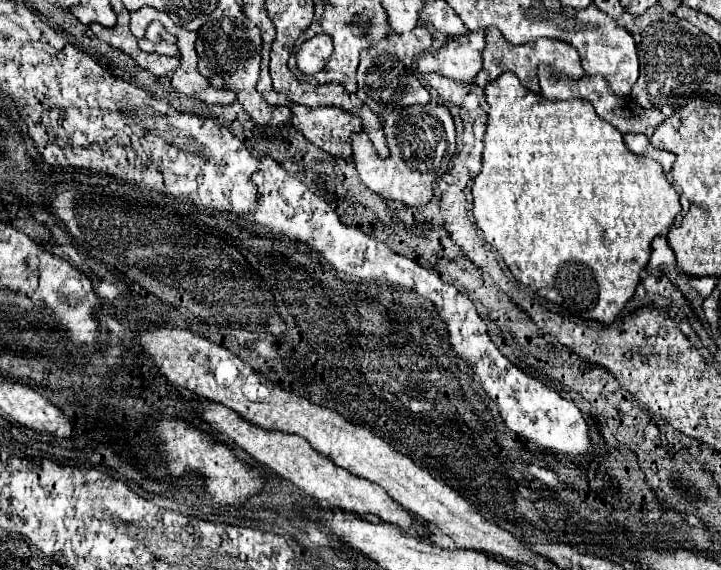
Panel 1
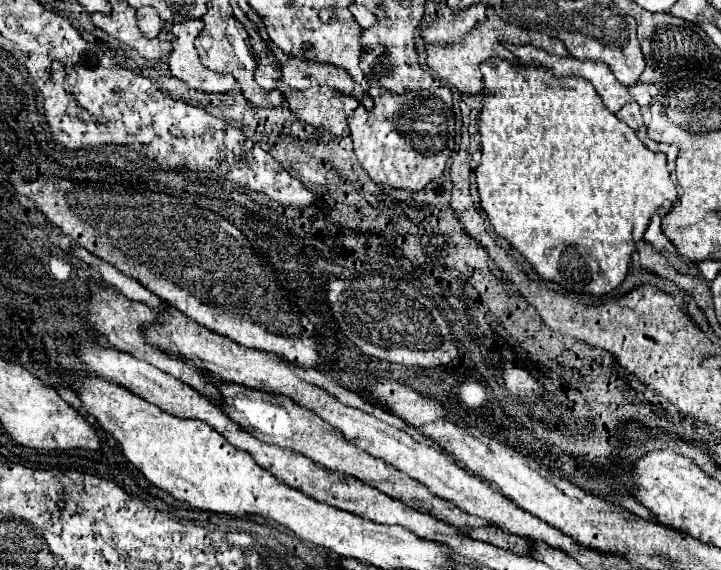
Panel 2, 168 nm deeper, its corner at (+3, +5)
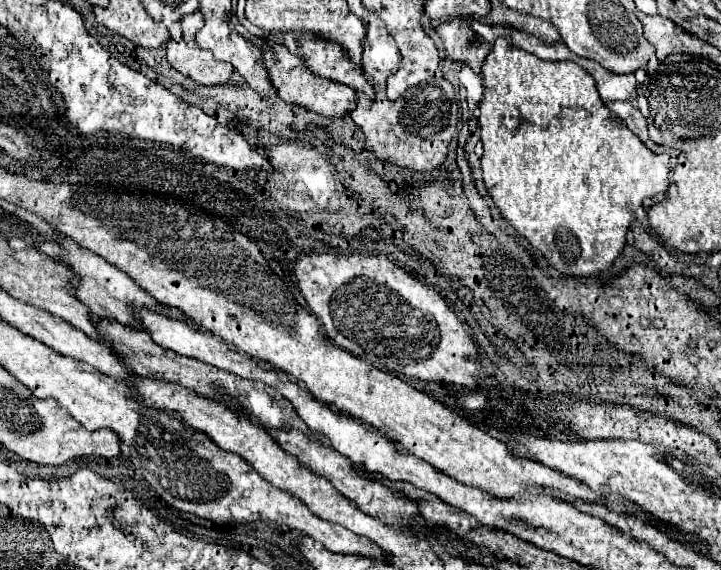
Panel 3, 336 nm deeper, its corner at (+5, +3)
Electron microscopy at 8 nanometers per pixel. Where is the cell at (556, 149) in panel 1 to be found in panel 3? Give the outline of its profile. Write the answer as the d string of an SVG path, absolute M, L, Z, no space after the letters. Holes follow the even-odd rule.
M498 37L492 45L492 51L484 59L482 77L484 77L484 97L478 105L480 107L478 123L482 129L482 143L484 143L482 171L484 171L484 179L488 179L488 195L500 209L500 215L516 229L518 235L524 235L524 239L528 239L536 249L540 249L542 255L546 257L546 261L556 271L568 273L572 277L590 277L594 273L608 271L612 267L614 259L622 253L622 249L626 245L626 233L628 233L630 223L636 219L636 209L642 207L642 201L646 197L664 195L668 191L668 187L670 187L668 159L670 157L666 153L662 153L662 155L652 153L634 133L630 133L630 129L626 129L626 125L622 125L622 121L618 121L618 117L614 117L614 113L610 113L606 109L606 105L600 101L600 95L596 91L592 75L586 73L582 67L578 67L572 61L560 61L560 63L542 61L542 59L510 45L506 39Z

